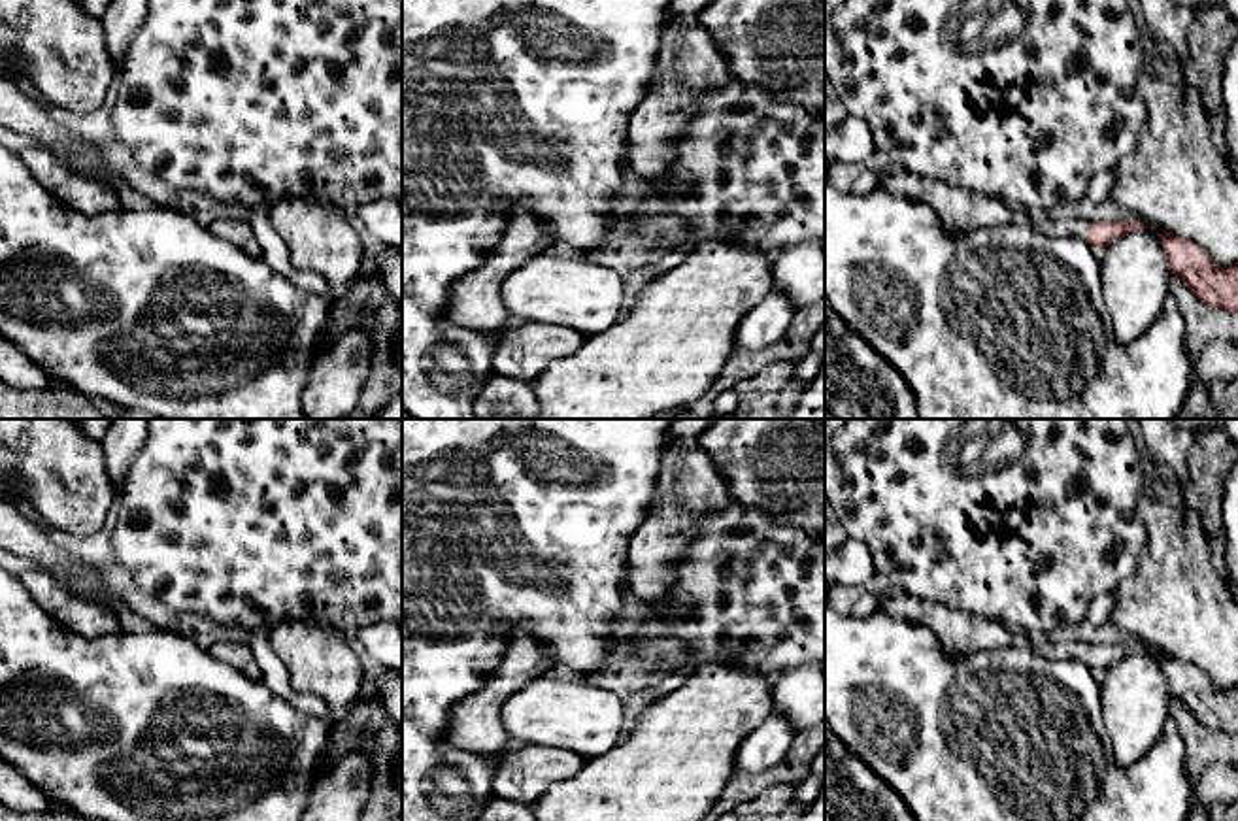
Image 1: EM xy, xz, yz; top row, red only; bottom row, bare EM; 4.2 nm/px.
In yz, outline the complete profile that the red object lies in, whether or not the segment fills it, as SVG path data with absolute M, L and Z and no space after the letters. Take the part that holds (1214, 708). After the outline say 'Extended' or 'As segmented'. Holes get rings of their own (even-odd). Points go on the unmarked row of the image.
M1166 653L1157 659L1170 695L1181 700L1200 725L1238 736L1238 687L1221 691L1195 664Z. As segmented

